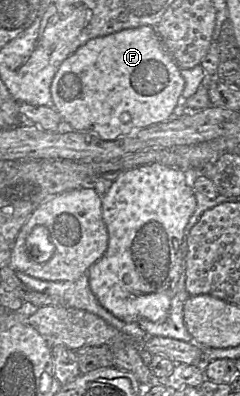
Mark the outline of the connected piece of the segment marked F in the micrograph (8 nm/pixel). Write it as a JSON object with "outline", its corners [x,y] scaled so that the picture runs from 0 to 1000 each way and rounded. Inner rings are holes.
{"outline":[[[646,71],[521,73],[371,101],[254,159],[213,210],[217,268],[300,328],[392,336],[429,354],[483,354],[775,285],[775,268],[754,260],[771,207],[750,177]],[[521,283],[550,293],[538,308],[504,301]]]}

